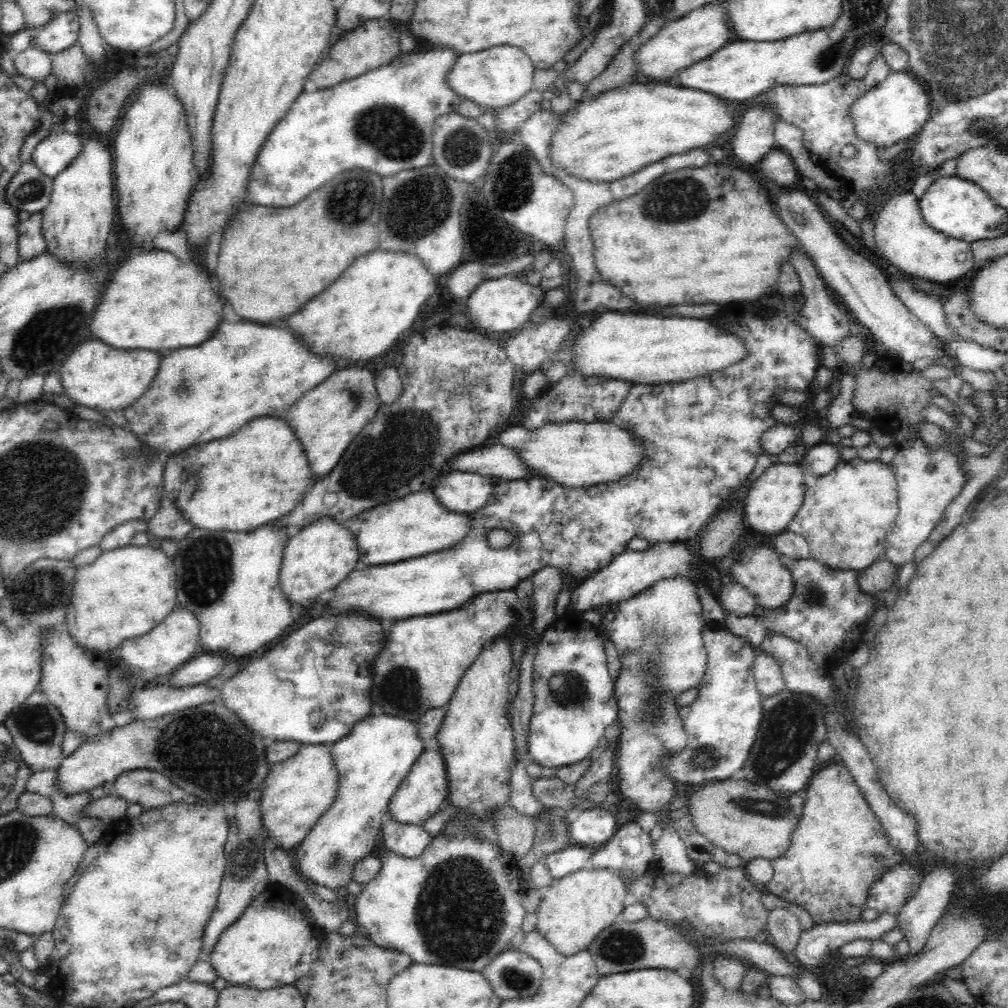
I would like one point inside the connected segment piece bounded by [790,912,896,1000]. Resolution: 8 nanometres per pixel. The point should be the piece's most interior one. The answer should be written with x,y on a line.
815,943

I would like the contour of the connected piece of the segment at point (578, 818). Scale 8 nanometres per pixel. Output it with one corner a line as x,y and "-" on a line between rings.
600,807
582,810
568,823
568,835
578,845
604,844
614,832
615,815

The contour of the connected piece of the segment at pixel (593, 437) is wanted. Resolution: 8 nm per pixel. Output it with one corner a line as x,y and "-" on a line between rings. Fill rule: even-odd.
612,421
561,422
545,424
538,430
528,430
522,425
510,426
498,440
508,448
515,448
533,472
566,488
582,488
626,478
645,457
644,444
634,438
634,433
618,428

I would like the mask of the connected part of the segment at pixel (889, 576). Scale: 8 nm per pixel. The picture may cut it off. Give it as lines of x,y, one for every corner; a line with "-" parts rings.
886,558
876,559
864,570
855,571
858,587
871,595
888,595
888,588
892,586
898,568

